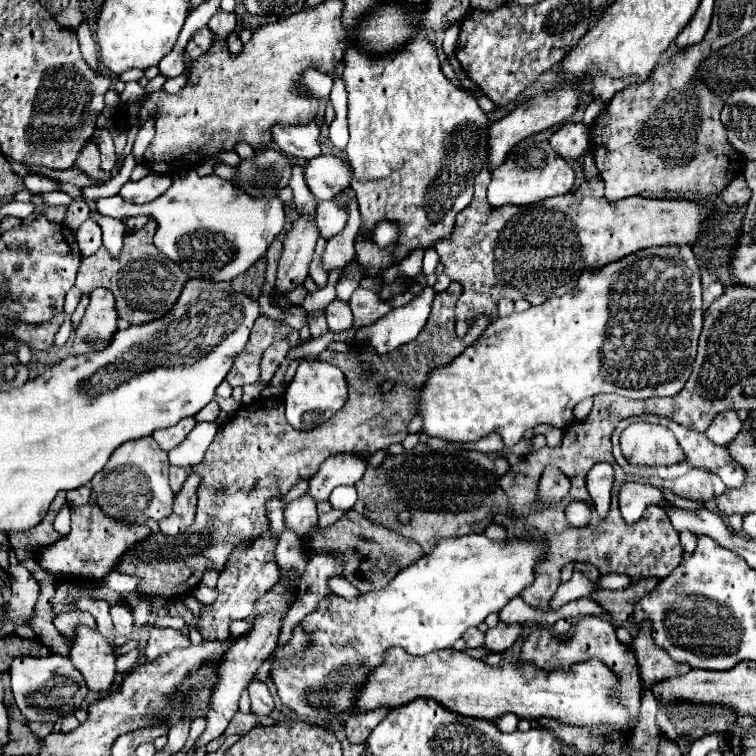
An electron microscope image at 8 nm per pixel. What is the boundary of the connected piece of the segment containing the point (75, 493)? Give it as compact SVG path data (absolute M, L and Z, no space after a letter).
M82 486L82 488L76 488L72 492L68 492L68 504L72 508L76 506L82 506L82 504L88 504L90 502L90 486Z

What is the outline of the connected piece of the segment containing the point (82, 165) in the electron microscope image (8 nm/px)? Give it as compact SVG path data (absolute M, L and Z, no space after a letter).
M88 142L88 146L84 146L84 150L78 154L76 166L94 182L94 186L102 186L110 180L110 174L100 168L100 152L92 142Z

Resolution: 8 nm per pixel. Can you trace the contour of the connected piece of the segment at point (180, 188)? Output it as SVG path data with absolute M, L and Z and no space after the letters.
M188 170L188 174L172 176L174 184L156 200L148 204L130 204L122 200L120 196L102 198L96 202L98 212L110 218L126 218L126 216L140 216L149 213L158 222L158 230L154 234L154 246L168 256L172 262L176 262L190 278L202 278L210 282L230 282L236 276L244 274L256 260L260 260L268 246L278 238L278 234L284 230L286 216L284 216L284 204L278 196L266 200L266 198L252 198L242 188L230 184L228 180L222 180L218 176L204 176L200 178L194 170Z

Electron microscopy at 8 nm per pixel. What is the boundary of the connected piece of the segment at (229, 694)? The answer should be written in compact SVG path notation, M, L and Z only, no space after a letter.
M290 606L282 608L282 610L268 610L264 614L258 614L252 618L252 628L236 638L234 642L230 642L226 654L220 658L220 666L218 666L218 680L216 680L216 686L214 686L214 692L212 692L212 698L210 698L210 704L208 704L208 712L206 712L206 730L202 732L202 736L196 740L194 744L194 750L200 748L200 746L206 746L210 740L218 738L220 734L224 734L224 730L228 728L230 720L234 718L234 714L238 712L238 702L240 702L240 696L242 692L246 690L246 686L250 684L250 680L254 678L256 670L260 668L260 664L272 654L272 650L276 648L278 644L278 634L280 634L280 628L282 628L282 622L288 614Z

